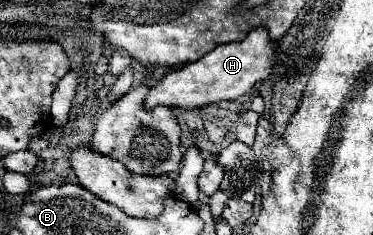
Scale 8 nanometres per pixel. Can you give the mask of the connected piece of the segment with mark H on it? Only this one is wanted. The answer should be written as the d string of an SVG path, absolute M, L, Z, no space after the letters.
M255 28L241 42L221 44L209 54L205 54L201 60L185 64L179 70L173 70L163 78L159 78L151 86L143 106L145 110L153 110L155 106L193 110L221 100L235 100L247 94L255 82L261 82L271 74L273 60L275 60L275 44L269 40L265 28Z

